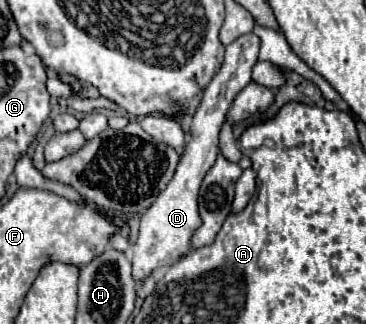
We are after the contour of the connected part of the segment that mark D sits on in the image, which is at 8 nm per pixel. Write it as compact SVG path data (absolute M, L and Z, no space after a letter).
M247 33L237 37L233 43L225 47L225 59L213 81L205 87L201 105L197 107L197 113L193 115L191 127L187 131L187 145L181 155L181 161L177 165L177 171L173 179L169 181L167 189L159 193L155 203L143 213L141 217L141 229L139 229L139 239L133 245L133 277L135 279L145 279L153 269L171 265L171 261L183 257L185 253L191 251L191 237L193 233L201 227L201 217L199 217L199 205L197 205L197 195L199 195L199 185L205 177L205 173L213 167L213 161L219 155L219 131L221 125L227 119L227 113L233 105L235 95L251 83L251 69L257 63L259 55L259 37L255 33Z

